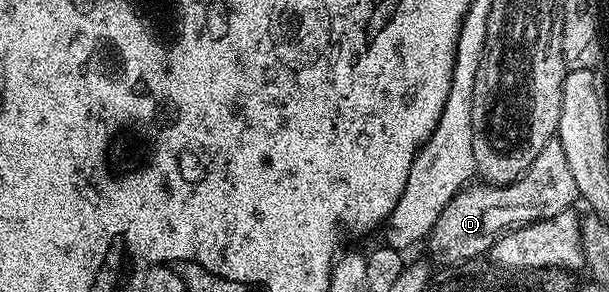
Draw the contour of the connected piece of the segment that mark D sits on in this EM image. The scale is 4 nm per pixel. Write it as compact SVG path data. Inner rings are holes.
M553 138L537 153L529 169L511 183L475 181L458 191L441 210L425 239L425 246L431 250L432 261L443 267L467 263L482 251L483 254L490 252L503 232L539 219L555 219L572 206L570 203L578 195L577 181L573 181L569 161L565 161L565 149L561 149L558 138Z

